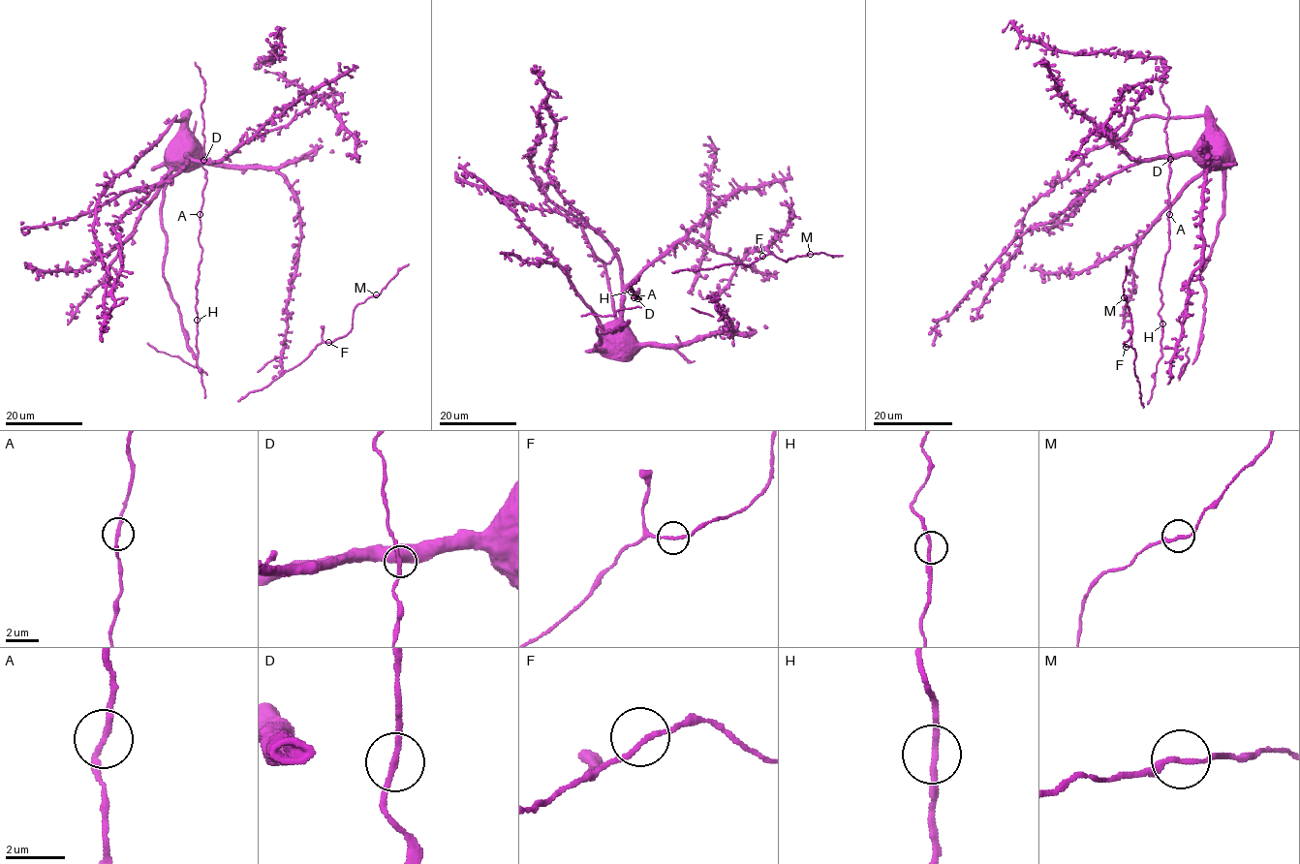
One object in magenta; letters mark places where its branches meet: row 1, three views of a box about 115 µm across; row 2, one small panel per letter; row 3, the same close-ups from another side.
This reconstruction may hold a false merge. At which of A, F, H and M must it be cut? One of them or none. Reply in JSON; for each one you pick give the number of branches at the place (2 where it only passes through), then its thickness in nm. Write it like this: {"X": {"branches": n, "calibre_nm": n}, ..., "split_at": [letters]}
{"split_at": []}

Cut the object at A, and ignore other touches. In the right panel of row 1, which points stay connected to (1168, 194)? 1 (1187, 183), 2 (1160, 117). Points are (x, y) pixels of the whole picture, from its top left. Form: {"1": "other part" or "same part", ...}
{"1": "other part", "2": "other part"}

